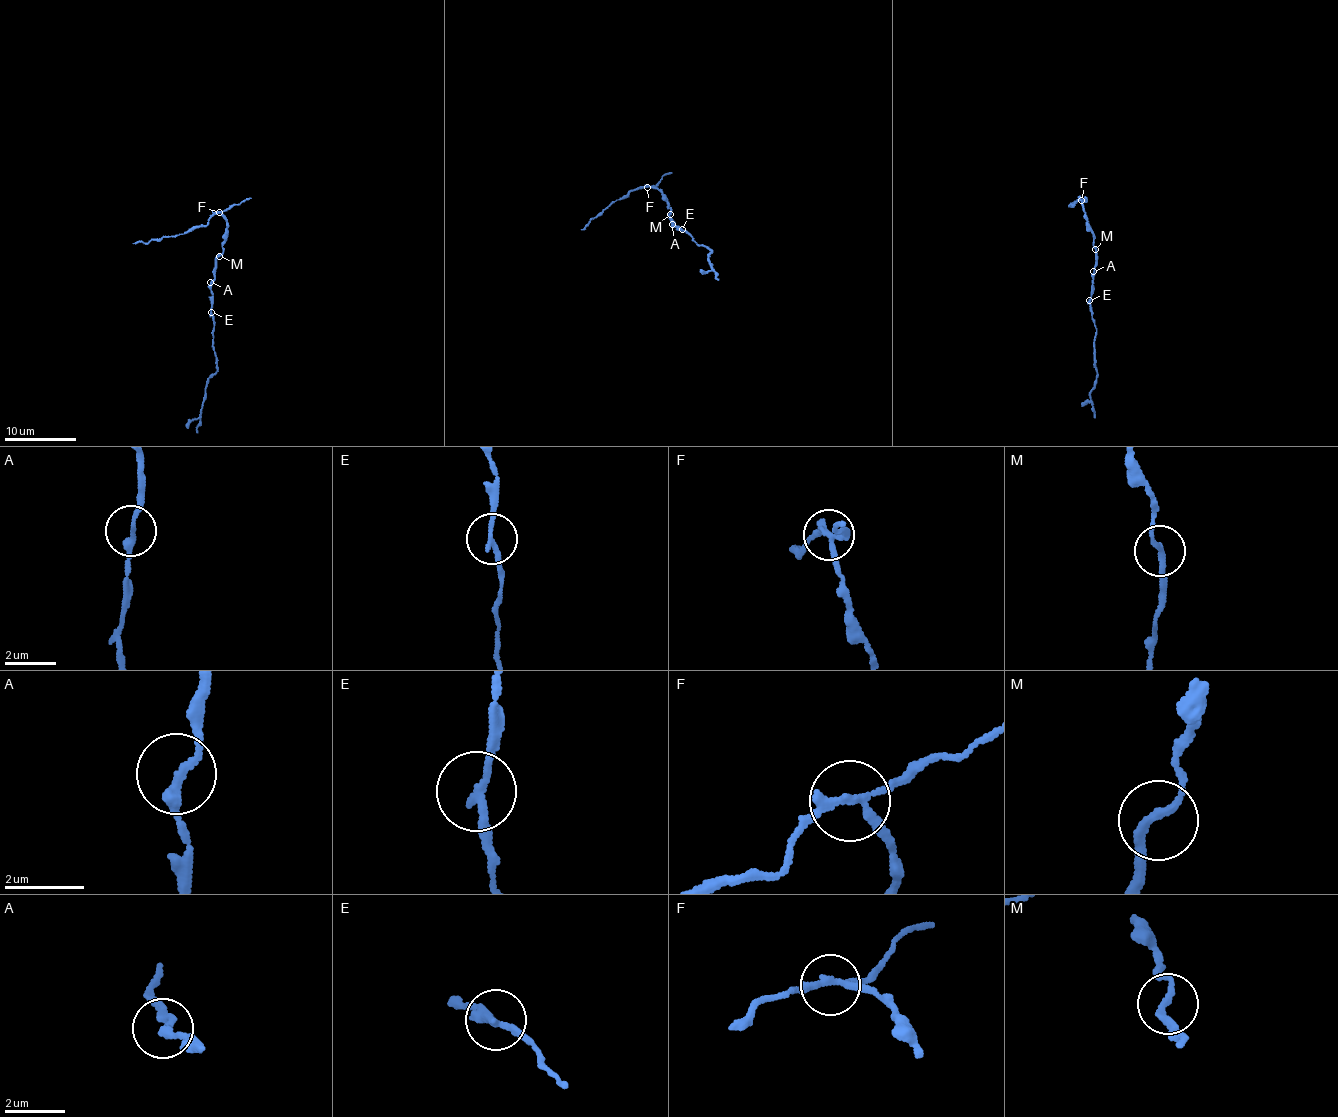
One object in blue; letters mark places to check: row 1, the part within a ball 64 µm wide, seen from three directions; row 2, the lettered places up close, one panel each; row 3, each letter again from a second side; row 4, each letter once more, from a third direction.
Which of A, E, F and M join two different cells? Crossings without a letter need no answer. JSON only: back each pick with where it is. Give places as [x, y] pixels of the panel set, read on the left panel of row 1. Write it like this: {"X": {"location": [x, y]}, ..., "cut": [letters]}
{"E": {"location": [211, 312]}, "F": {"location": [219, 212]}, "cut": ["E", "F"]}

